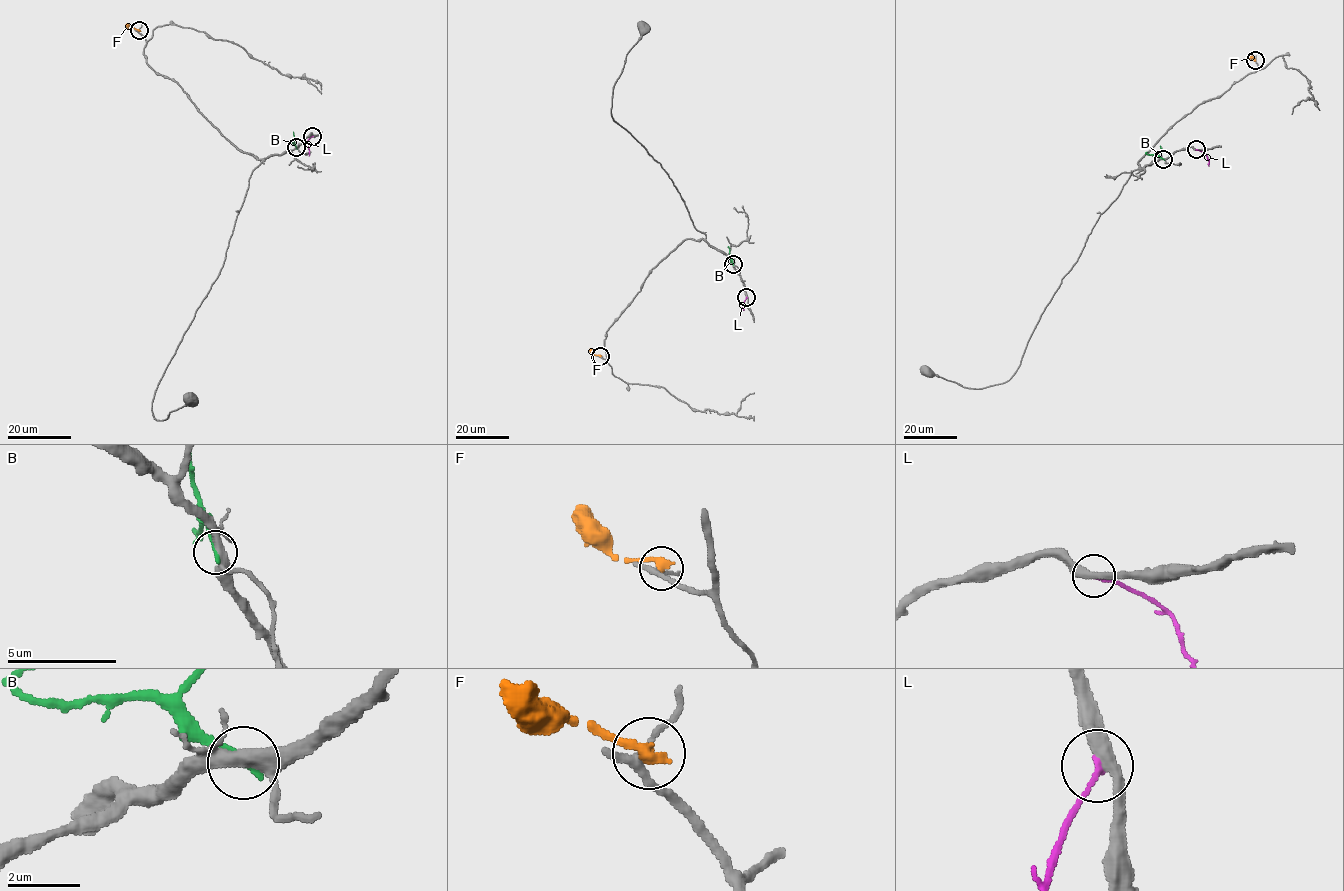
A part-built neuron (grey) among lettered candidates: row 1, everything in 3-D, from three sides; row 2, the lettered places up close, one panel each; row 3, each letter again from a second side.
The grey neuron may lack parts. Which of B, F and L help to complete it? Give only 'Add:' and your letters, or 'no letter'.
Add: L

